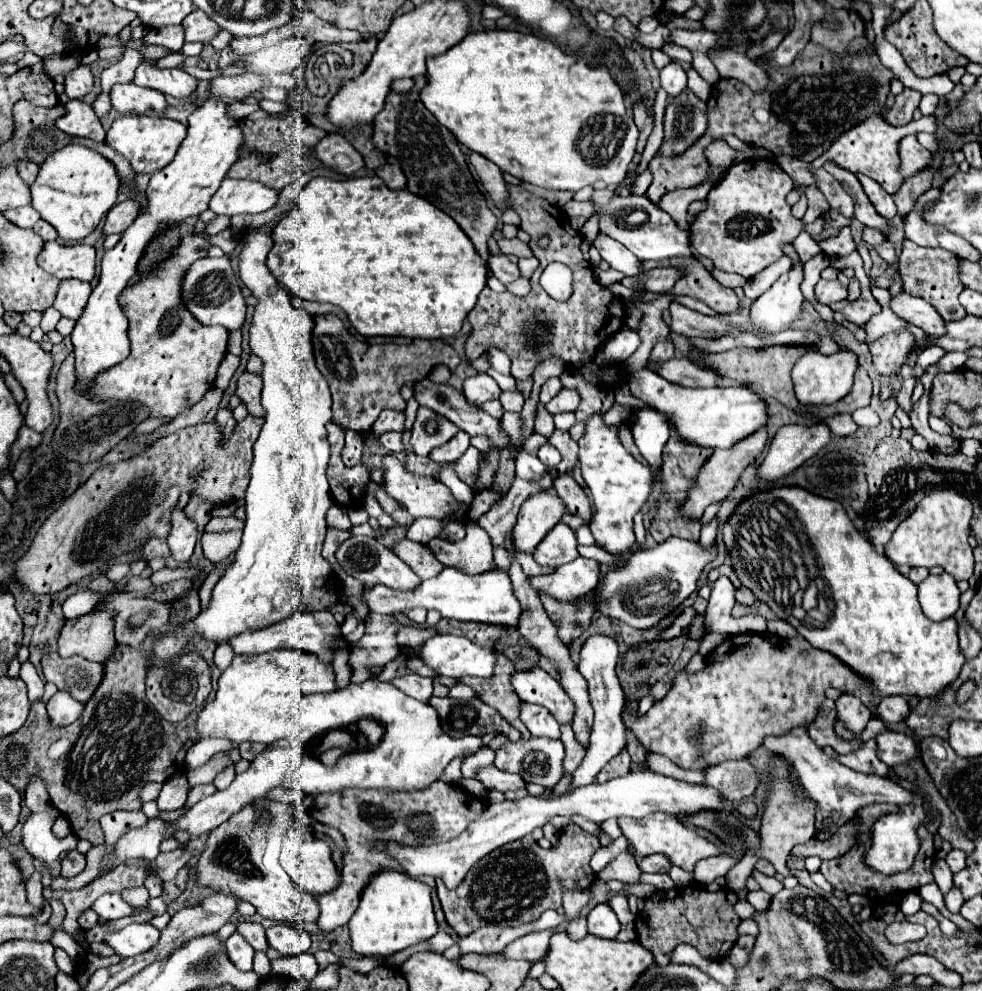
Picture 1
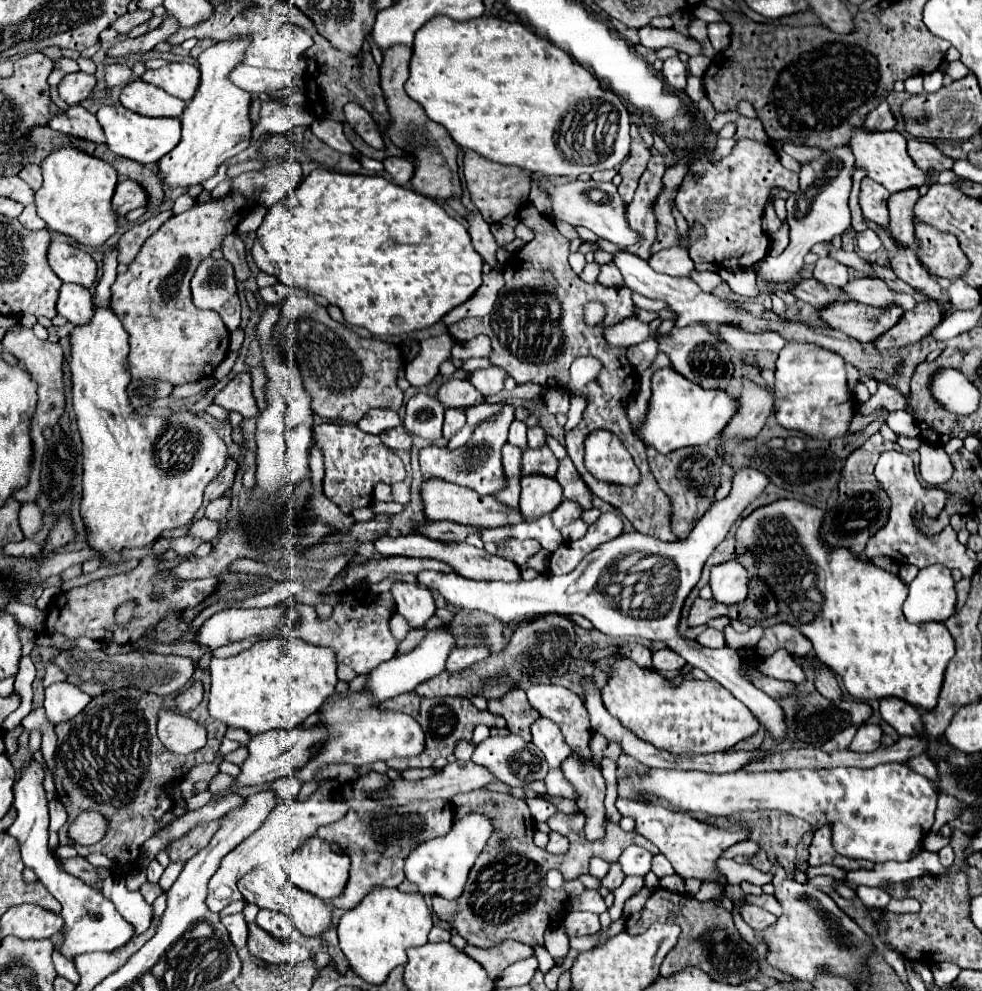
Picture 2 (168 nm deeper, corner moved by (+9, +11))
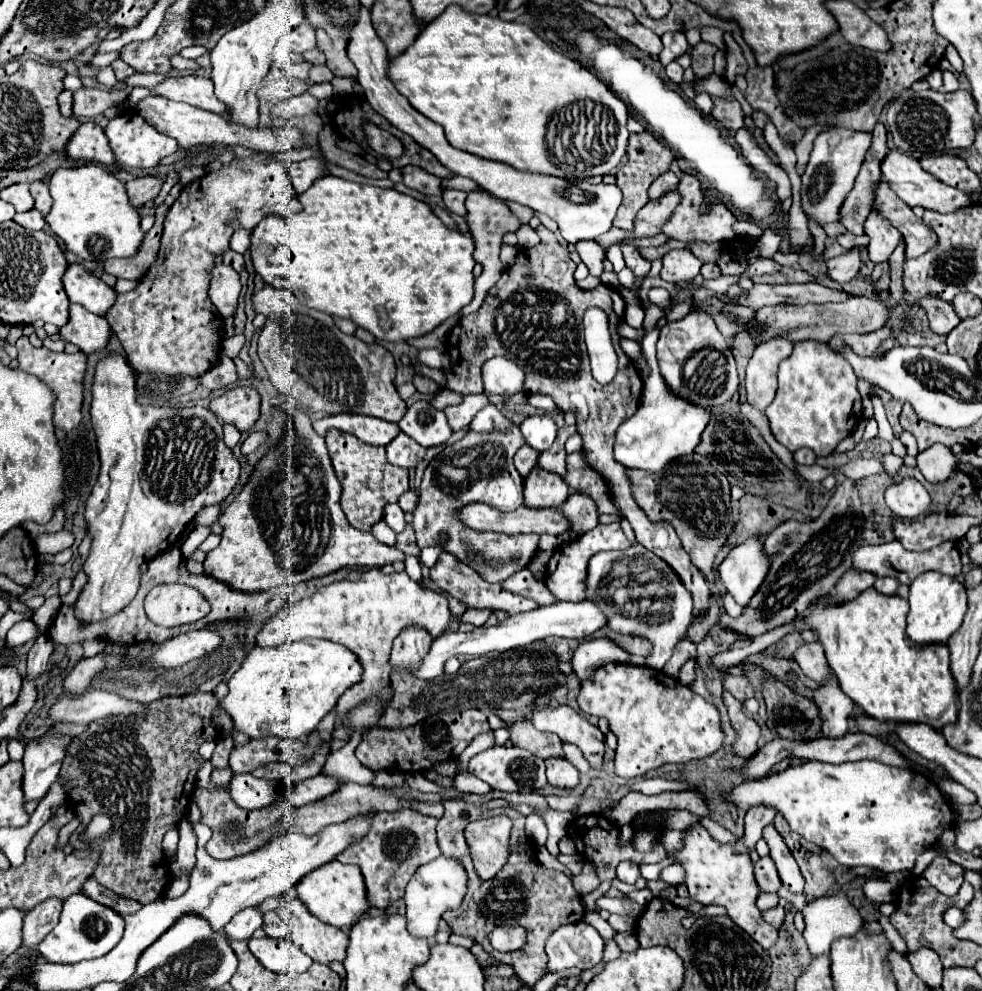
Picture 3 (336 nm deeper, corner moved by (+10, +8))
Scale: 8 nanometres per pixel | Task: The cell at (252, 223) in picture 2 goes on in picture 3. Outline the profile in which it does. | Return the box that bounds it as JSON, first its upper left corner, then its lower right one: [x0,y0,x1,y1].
[230,228,250,252]

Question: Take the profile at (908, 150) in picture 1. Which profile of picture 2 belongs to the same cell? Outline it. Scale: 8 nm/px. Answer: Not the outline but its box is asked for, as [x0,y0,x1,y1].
[907,139,953,173]

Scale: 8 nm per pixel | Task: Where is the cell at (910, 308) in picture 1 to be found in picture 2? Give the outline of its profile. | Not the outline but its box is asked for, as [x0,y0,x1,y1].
[843,277,917,311]

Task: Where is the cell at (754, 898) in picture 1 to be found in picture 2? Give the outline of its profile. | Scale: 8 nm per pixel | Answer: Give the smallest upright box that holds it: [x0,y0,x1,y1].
[745,895,781,917]

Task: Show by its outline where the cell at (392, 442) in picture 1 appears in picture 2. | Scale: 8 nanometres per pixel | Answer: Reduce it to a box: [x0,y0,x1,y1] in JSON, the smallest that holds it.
[379,427,413,449]

